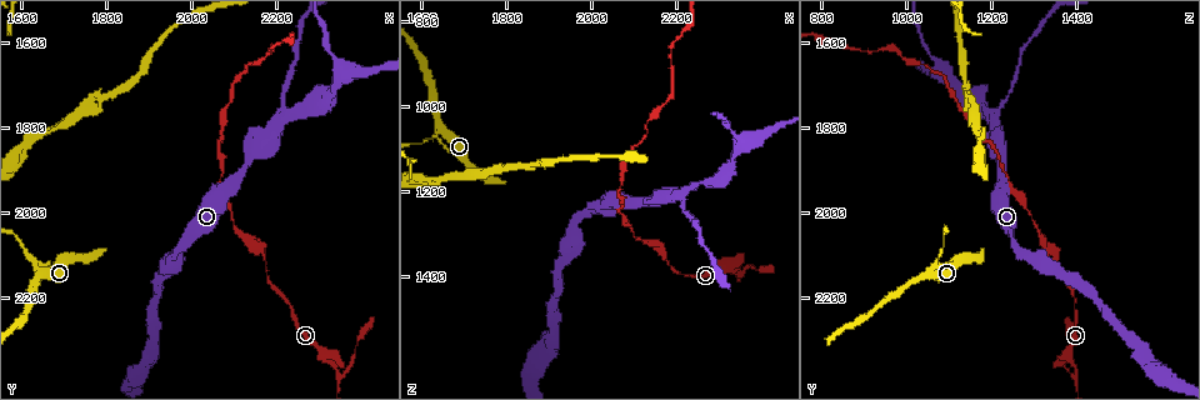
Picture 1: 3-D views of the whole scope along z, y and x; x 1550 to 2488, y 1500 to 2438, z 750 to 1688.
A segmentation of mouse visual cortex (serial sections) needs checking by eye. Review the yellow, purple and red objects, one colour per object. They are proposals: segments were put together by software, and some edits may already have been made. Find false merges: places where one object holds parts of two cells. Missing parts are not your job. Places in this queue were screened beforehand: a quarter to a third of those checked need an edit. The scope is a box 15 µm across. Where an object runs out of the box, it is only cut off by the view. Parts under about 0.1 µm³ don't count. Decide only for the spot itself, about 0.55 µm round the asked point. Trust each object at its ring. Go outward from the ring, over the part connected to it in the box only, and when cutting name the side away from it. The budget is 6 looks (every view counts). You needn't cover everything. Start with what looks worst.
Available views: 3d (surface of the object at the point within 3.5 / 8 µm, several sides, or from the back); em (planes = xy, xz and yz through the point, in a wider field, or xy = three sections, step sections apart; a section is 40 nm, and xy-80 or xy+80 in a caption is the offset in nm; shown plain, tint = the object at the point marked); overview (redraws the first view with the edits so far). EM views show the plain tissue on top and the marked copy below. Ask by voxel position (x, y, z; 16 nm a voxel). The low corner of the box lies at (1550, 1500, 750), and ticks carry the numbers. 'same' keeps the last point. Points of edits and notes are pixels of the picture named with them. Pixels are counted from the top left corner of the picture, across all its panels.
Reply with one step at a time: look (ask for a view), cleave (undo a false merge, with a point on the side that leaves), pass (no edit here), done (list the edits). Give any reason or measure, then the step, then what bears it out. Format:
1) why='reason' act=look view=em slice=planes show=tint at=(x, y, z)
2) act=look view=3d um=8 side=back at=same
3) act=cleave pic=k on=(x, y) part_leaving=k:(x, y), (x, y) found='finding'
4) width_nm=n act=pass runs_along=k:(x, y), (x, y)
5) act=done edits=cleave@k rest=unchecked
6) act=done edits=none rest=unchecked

why='thin arm on a thick one' act=look view=em slice=xy step=3 show=tint at=(1635, 2115, 1065)

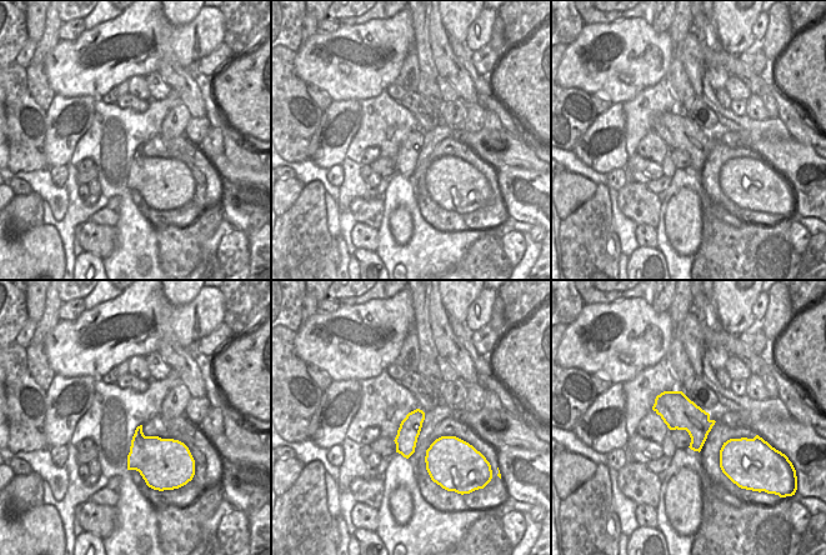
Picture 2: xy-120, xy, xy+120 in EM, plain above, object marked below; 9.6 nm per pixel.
act=look view=3d um=3.5 at=same

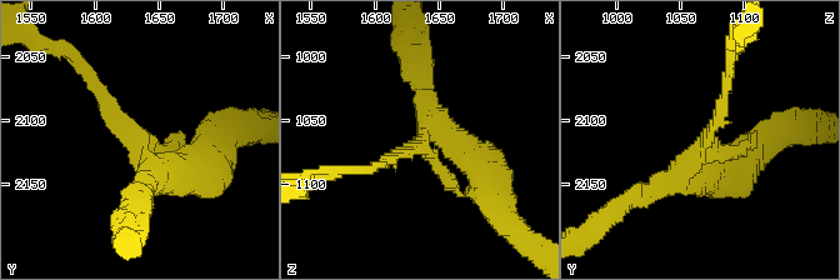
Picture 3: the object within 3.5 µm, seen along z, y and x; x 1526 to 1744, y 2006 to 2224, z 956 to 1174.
act=pass runs_along=3:(186, 173), (155, 176), (94, 84) found='one cell here'

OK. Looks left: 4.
why='branch point' act=look view=3d um=3.5 side=back at=(2345, 2385, 1390)

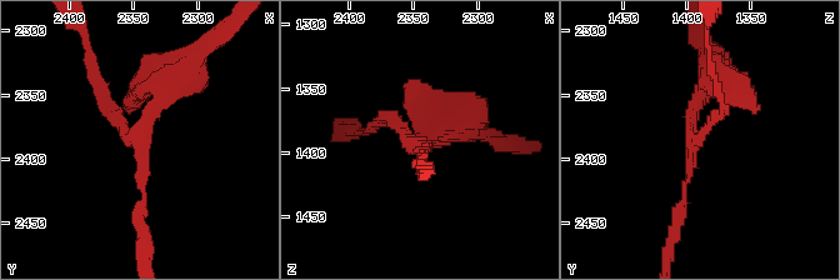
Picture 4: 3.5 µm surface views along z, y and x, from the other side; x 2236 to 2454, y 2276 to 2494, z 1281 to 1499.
act=look view=em slice=planes show=tint at=(2348, 2384, 1396)

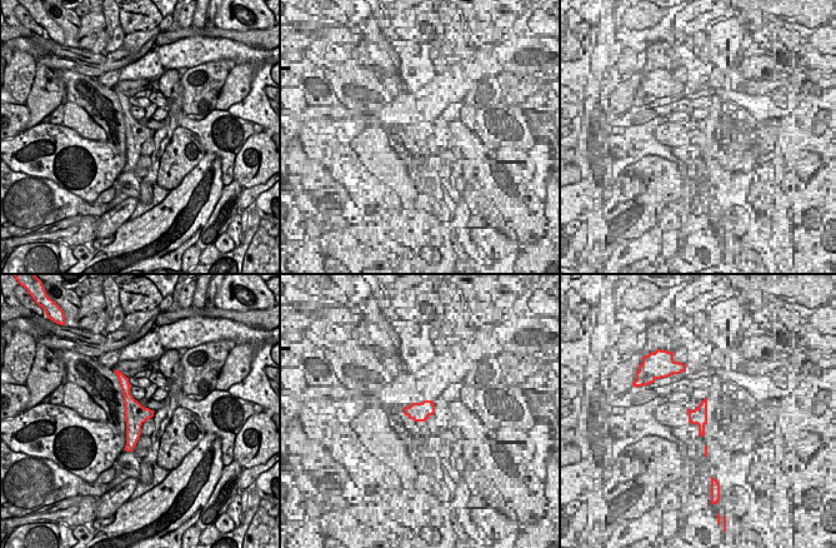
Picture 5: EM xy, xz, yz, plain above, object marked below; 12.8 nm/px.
act=pass runs_along=5:(123, 379), (133, 407), (130, 447) found='continuous, no second cell'

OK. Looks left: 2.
why='a fork' act=look view=3d um=8 at=(2200, 1785, 1205)

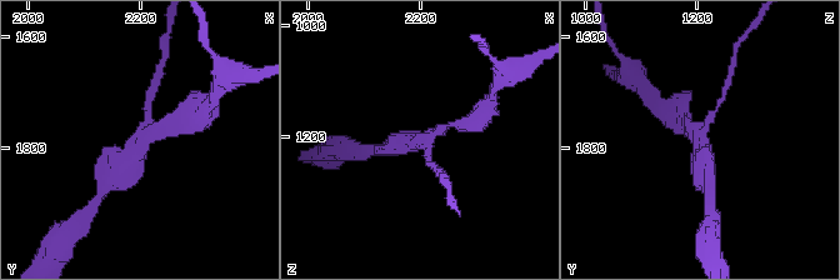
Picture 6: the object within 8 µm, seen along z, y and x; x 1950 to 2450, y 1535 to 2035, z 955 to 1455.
act=look view=em slice=planes show=tint at=(2210, 1785, 1200)

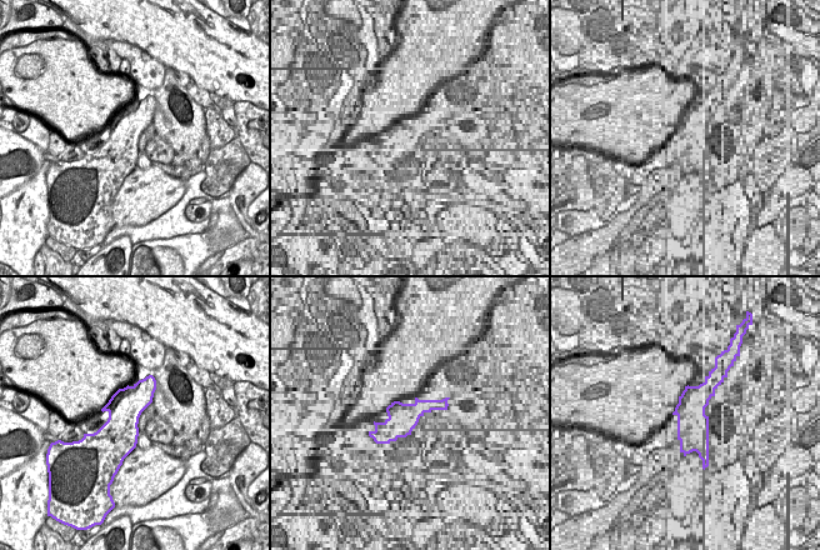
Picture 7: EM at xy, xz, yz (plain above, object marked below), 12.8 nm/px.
width_nm=460 act=pass runs_along=6:(119, 169), (153, 130), (171, 124) found='continuous, no second cell'

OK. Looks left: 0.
act=done edits=none rest=unchecked

